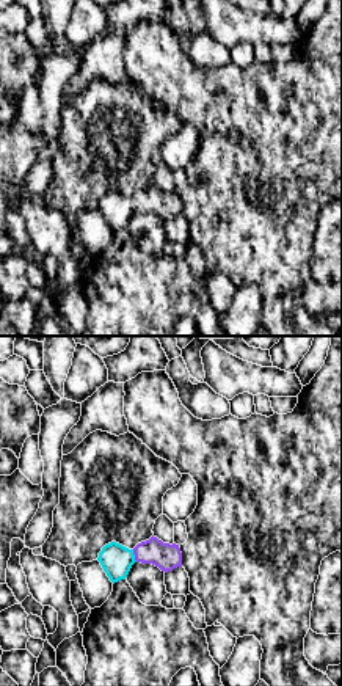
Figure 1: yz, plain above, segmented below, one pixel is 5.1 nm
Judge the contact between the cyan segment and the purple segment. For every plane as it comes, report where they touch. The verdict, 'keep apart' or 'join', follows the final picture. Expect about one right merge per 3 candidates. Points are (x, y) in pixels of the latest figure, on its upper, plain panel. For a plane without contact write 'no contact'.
contact (134, 204)

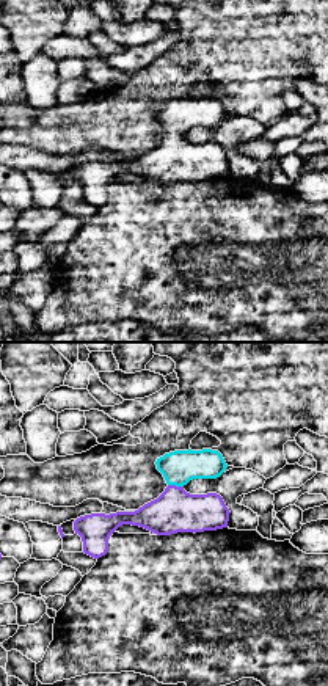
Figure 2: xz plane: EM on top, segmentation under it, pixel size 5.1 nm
contact (176, 134)

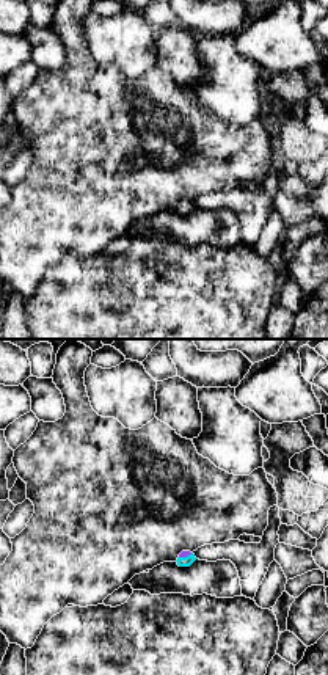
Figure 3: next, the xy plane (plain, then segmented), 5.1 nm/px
contact (187, 204)

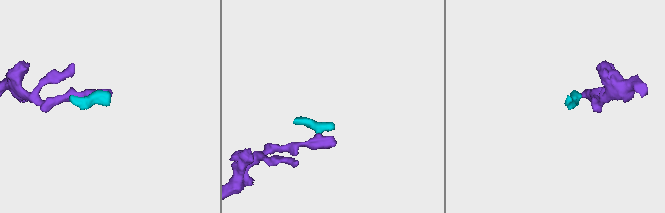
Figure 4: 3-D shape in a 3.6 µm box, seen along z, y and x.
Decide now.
join

